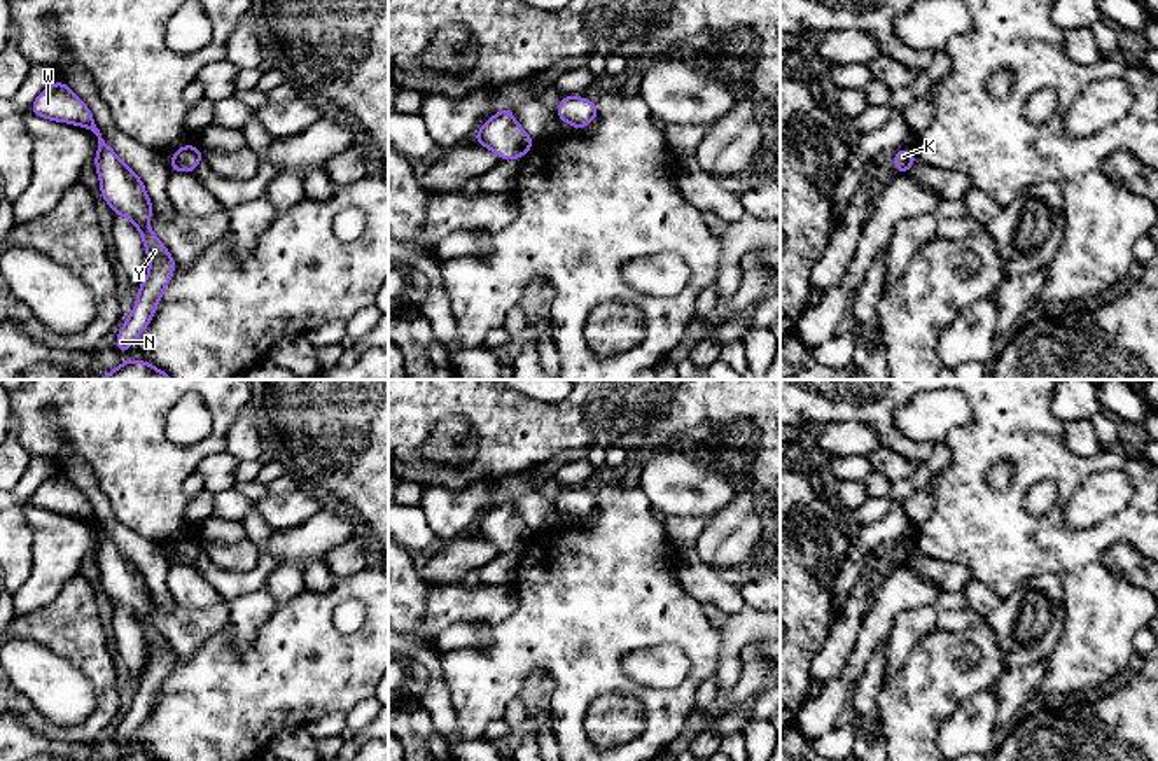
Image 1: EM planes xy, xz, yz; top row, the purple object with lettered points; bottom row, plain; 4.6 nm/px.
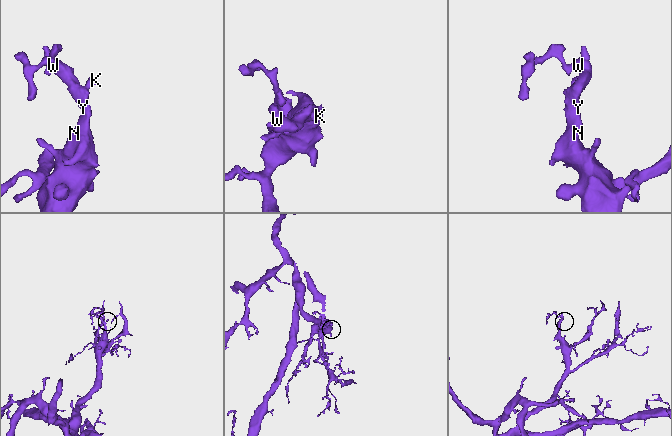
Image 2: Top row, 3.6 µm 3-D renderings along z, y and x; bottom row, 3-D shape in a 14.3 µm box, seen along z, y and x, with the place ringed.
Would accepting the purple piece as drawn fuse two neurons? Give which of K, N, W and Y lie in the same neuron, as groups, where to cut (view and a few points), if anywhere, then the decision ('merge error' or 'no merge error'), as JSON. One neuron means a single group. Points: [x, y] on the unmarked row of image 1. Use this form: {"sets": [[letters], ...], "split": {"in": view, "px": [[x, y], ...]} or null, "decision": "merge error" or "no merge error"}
{"sets": [["K", "N", "W", "Y"]], "split": null, "decision": "no merge error"}

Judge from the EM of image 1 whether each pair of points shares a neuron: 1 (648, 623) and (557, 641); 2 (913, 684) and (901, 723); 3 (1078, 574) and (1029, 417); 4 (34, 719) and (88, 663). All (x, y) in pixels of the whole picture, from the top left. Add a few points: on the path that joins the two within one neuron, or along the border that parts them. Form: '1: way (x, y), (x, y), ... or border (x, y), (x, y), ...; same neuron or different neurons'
1: way (625, 623), (579, 623); same neuron
2: way (913, 693), (910, 714); same neuron
3: way (1039, 536), (1017, 513), (1029, 455); same neuron
4: way (63, 732), (84, 732), (104, 712), (104, 693); same neuron

